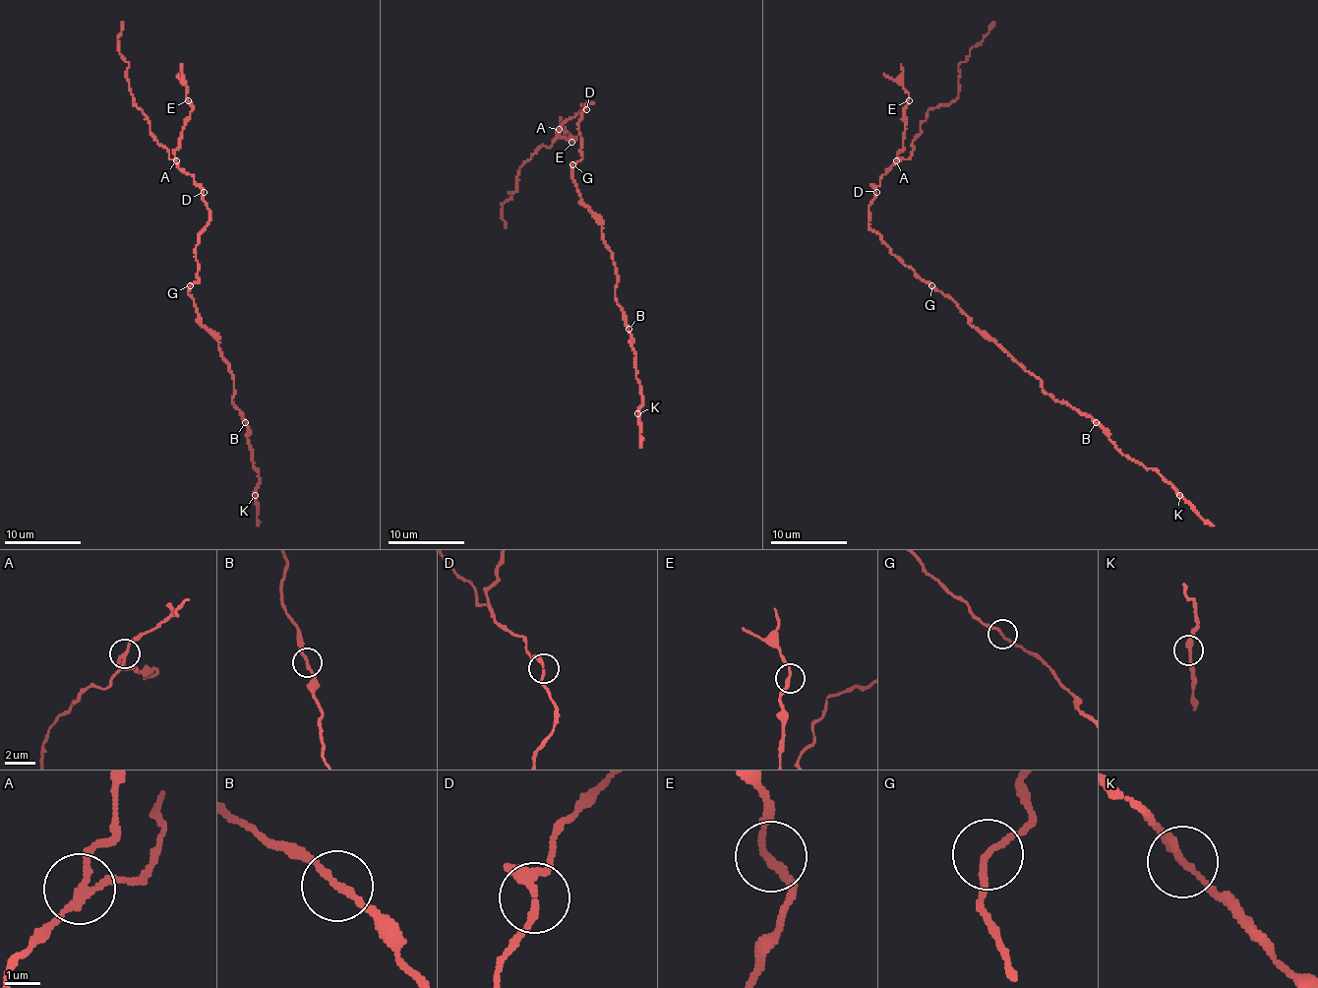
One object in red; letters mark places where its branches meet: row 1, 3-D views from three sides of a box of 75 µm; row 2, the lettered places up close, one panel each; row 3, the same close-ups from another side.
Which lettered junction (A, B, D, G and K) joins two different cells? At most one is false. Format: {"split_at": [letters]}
{"split_at": ["A"]}

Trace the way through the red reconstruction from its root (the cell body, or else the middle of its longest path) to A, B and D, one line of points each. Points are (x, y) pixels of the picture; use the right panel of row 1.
A: (931, 287), (905, 266), (868, 226), (868, 205), (876, 194), (880, 178), (895, 161)
B: (931, 287), (946, 294), (972, 325), (1000, 344), (1033, 373), (1048, 394), (1059, 401), (1067, 401), (1096, 422)
D: (931, 287), (905, 266), (868, 226), (868, 205), (876, 192)

